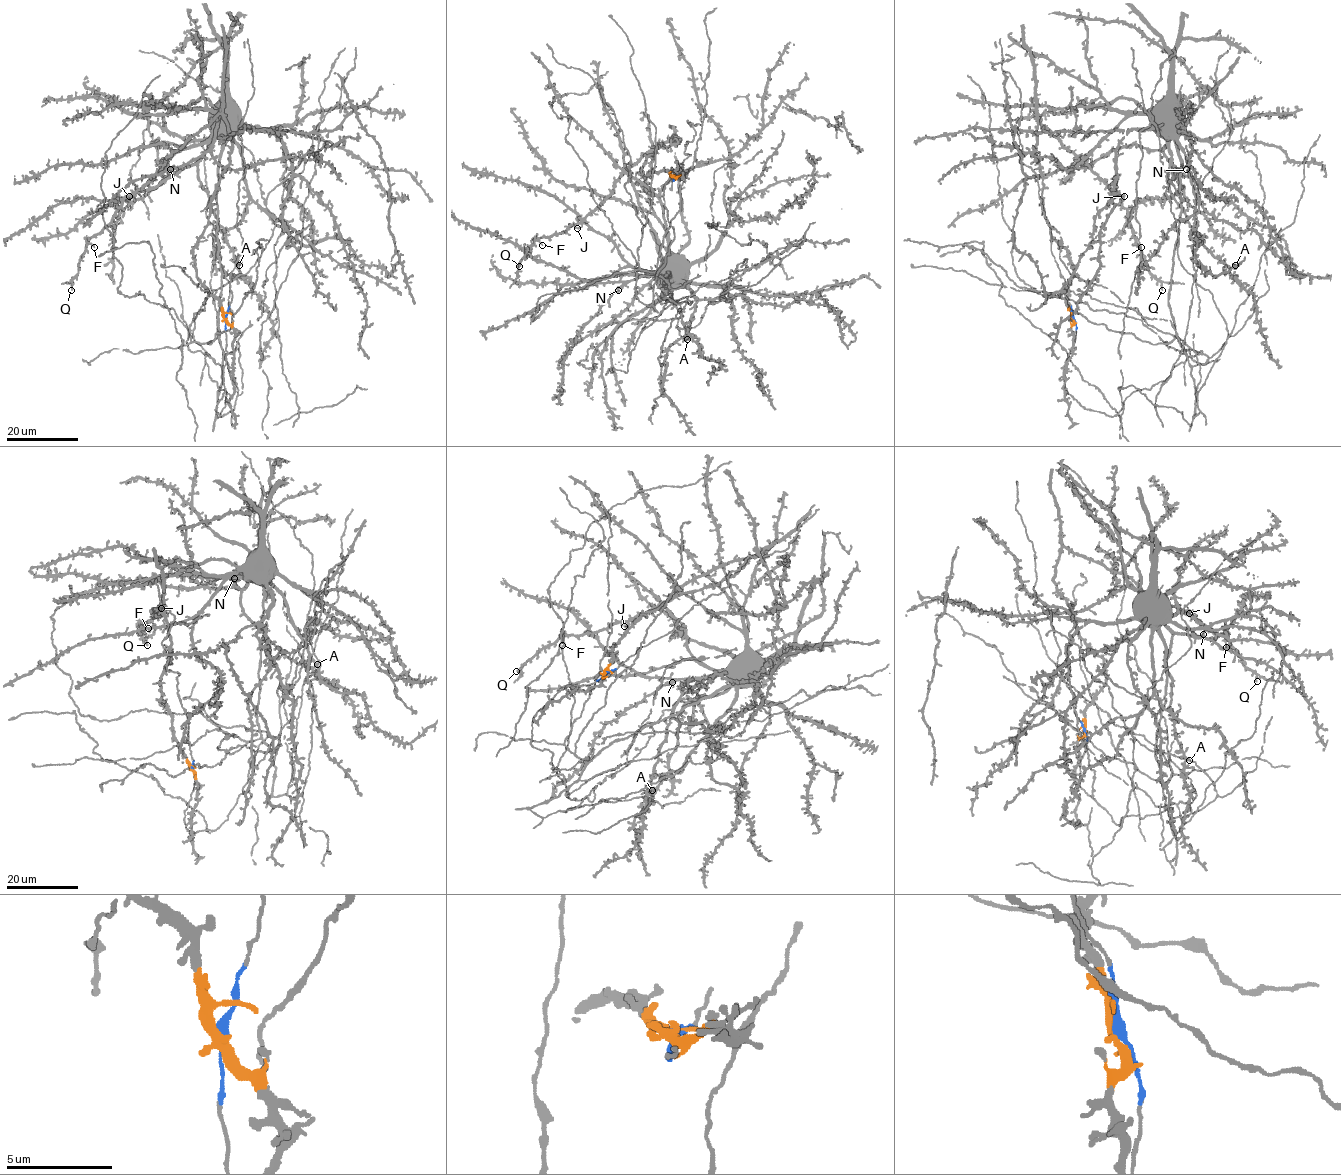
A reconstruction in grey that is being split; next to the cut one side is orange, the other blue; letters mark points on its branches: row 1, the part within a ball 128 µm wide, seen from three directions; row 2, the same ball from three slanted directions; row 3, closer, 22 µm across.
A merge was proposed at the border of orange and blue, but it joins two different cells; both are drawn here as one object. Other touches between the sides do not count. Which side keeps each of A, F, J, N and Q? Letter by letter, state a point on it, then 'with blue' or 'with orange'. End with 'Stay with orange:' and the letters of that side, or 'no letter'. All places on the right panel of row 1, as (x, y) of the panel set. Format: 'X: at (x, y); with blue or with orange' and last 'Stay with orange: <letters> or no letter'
A: at (1235, 265); with blue
F: at (1141, 247); with orange
J: at (1124, 196); with orange
N: at (1186, 169); with blue
Q: at (1162, 290); with orange
Stay with orange: F, J, Q

